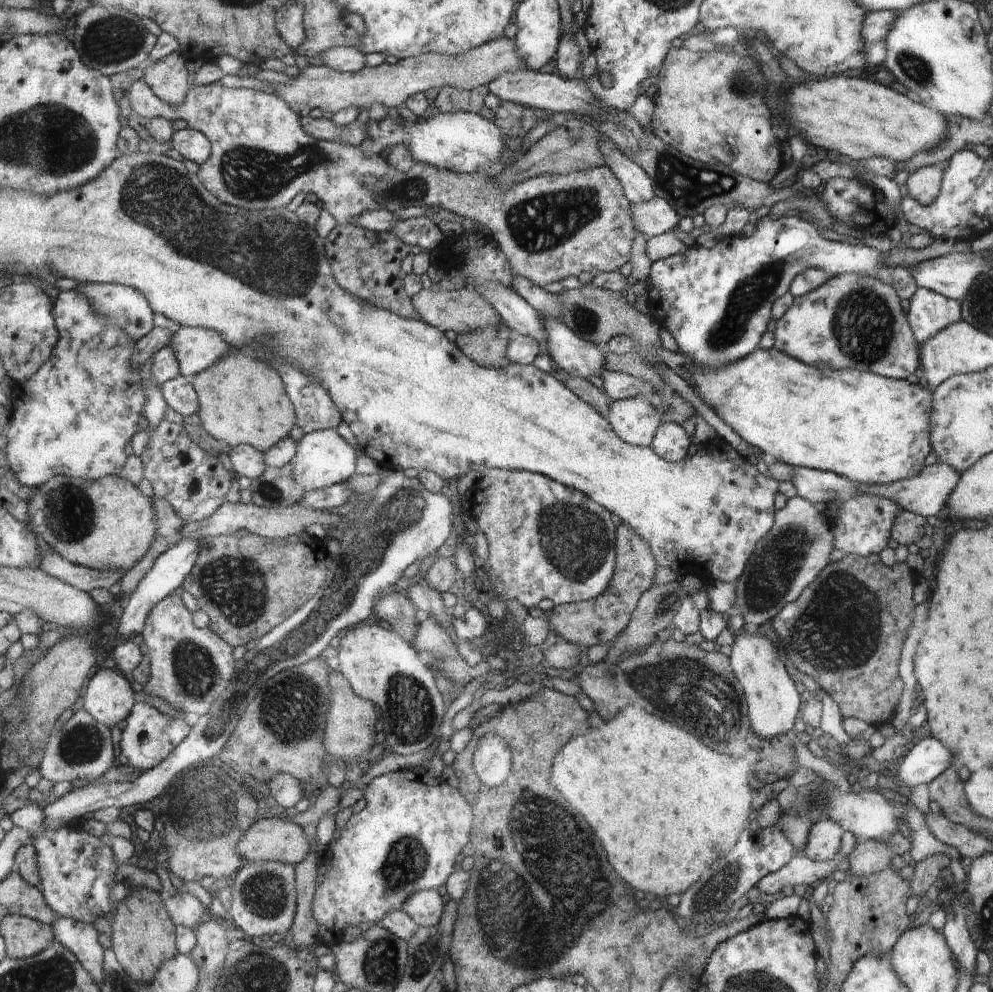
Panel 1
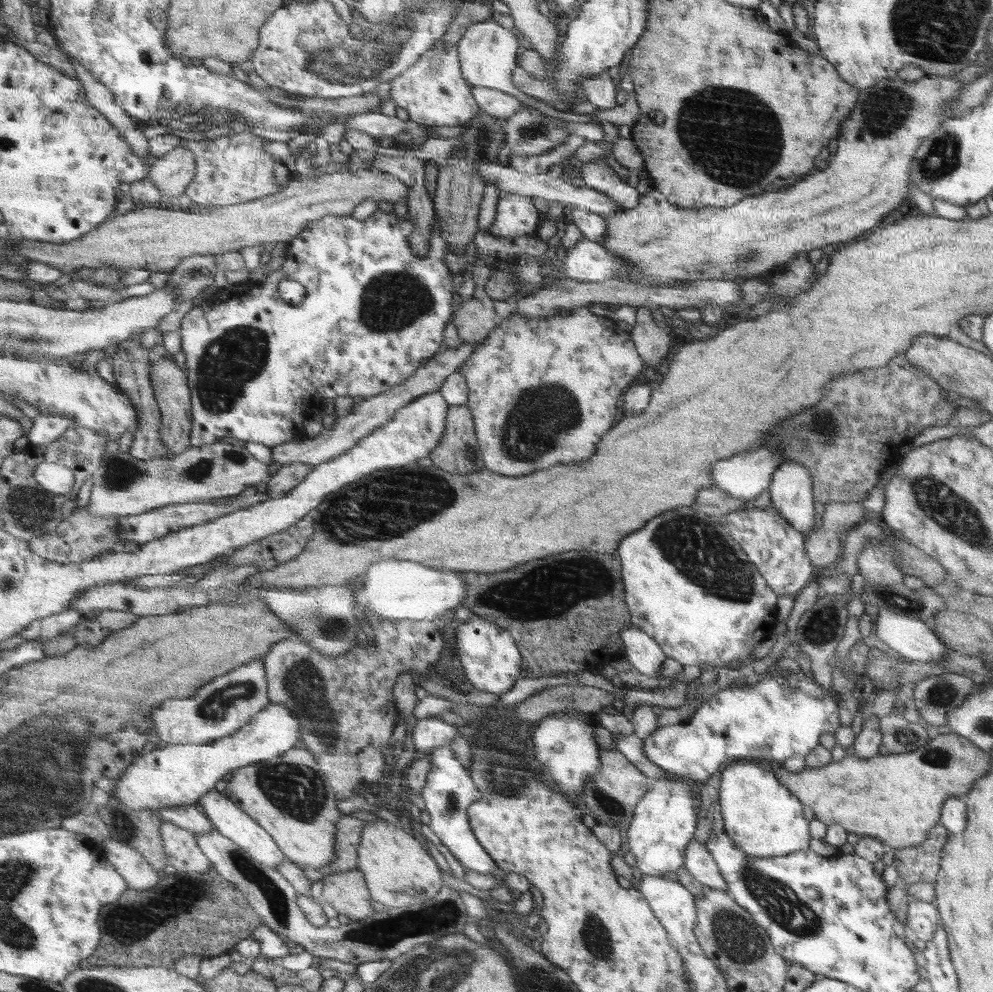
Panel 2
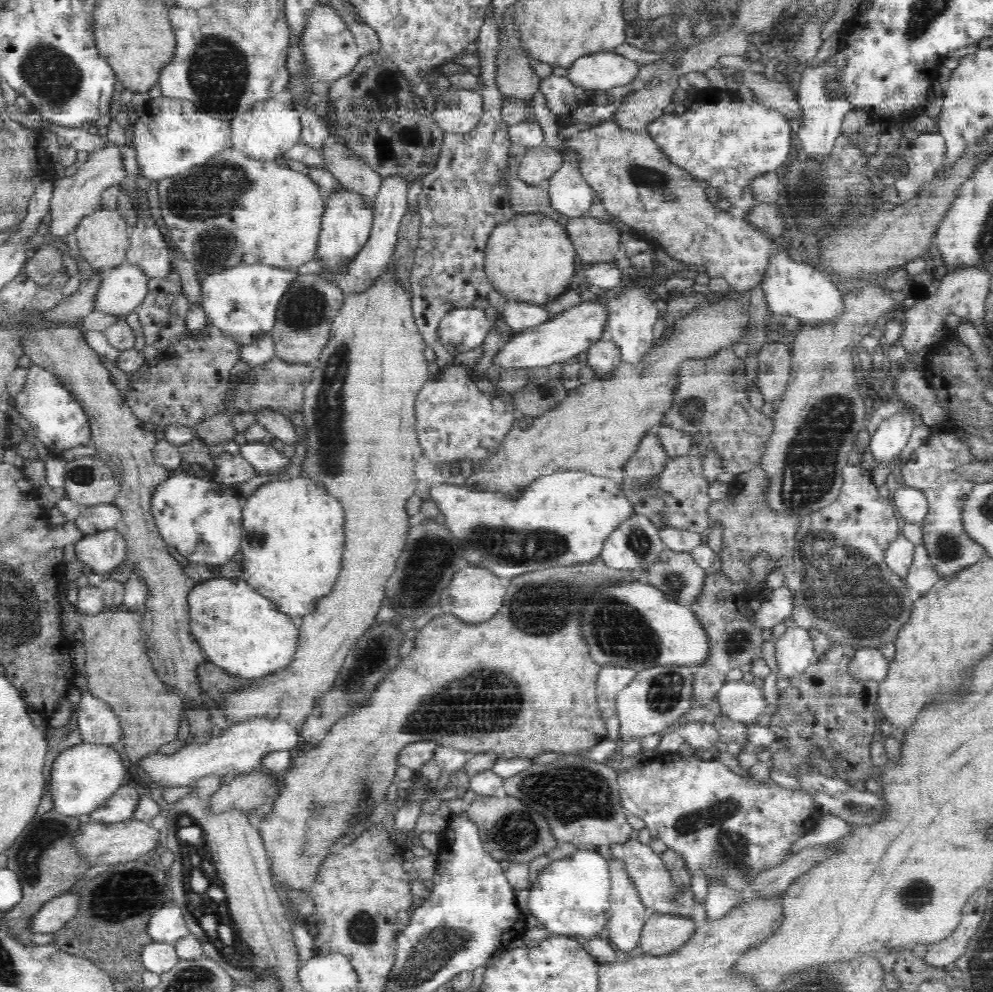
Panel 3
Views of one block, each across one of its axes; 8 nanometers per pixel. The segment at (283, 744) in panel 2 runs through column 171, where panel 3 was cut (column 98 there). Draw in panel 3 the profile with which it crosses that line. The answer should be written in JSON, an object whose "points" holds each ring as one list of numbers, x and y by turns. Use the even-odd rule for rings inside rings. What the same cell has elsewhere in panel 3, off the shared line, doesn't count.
{"points":[[83,742,64,750,50,768,48,784,53,809,68,816,94,812,122,784,127,772,126,765,120,752,110,745]]}

